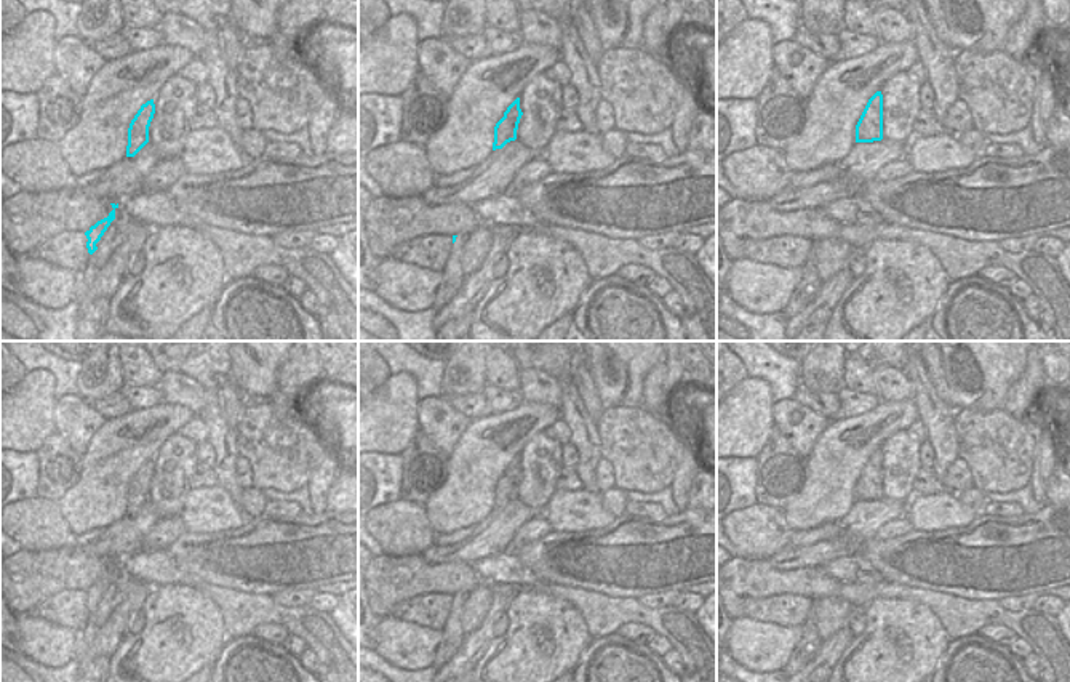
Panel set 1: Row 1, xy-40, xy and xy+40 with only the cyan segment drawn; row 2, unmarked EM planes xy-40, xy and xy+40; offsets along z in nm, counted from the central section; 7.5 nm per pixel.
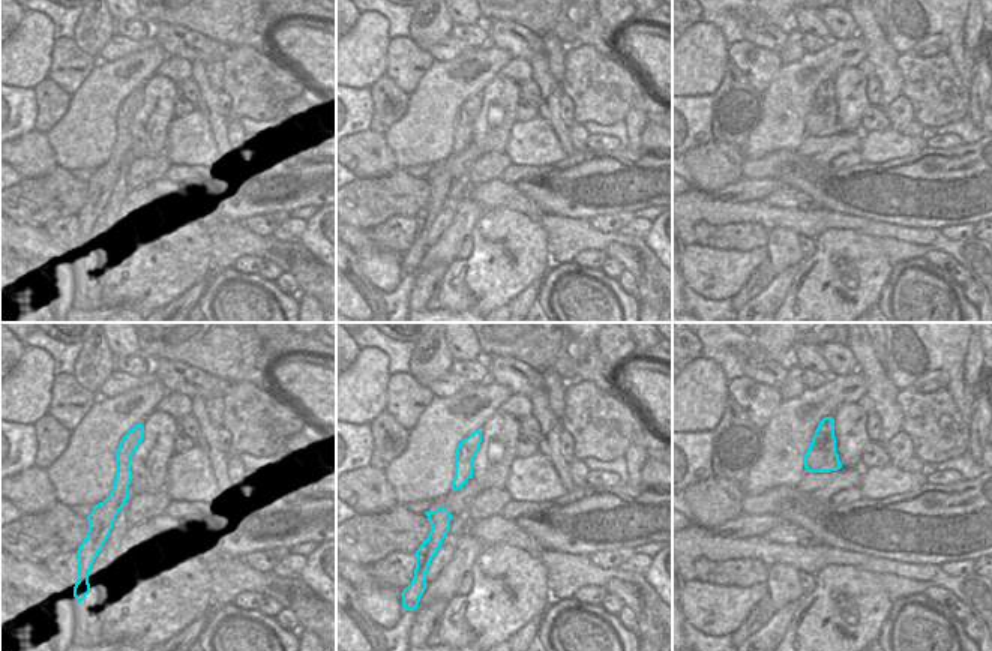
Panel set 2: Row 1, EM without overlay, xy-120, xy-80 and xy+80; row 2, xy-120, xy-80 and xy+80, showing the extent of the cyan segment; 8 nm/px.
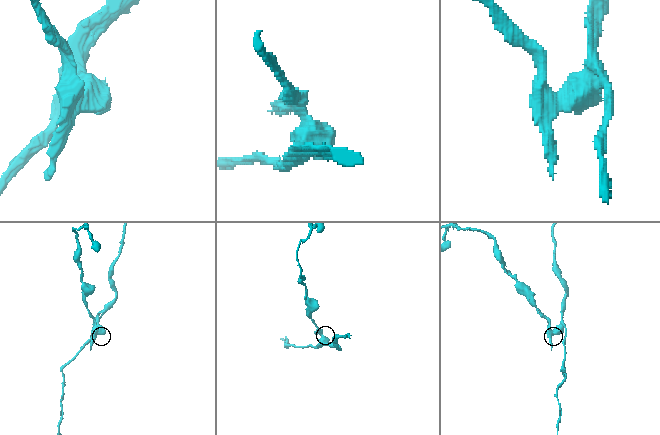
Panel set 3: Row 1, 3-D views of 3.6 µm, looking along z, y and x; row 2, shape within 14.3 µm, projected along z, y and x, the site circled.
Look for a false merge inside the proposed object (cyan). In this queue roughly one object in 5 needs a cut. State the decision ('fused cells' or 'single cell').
fused cells

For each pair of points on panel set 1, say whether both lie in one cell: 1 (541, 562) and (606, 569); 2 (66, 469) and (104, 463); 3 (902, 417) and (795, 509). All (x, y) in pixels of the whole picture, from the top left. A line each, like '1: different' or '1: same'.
1: same
2: different
3: same

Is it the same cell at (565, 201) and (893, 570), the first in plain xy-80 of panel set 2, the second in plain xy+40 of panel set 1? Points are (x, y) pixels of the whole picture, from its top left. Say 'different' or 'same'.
same

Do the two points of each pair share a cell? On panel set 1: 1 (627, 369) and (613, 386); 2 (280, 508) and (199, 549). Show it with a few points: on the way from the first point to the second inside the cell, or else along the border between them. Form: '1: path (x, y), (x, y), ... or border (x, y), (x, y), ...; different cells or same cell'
1: path (622, 373), (618, 381); same cell
2: border (303, 511), (298, 514), (264, 516); different cells

